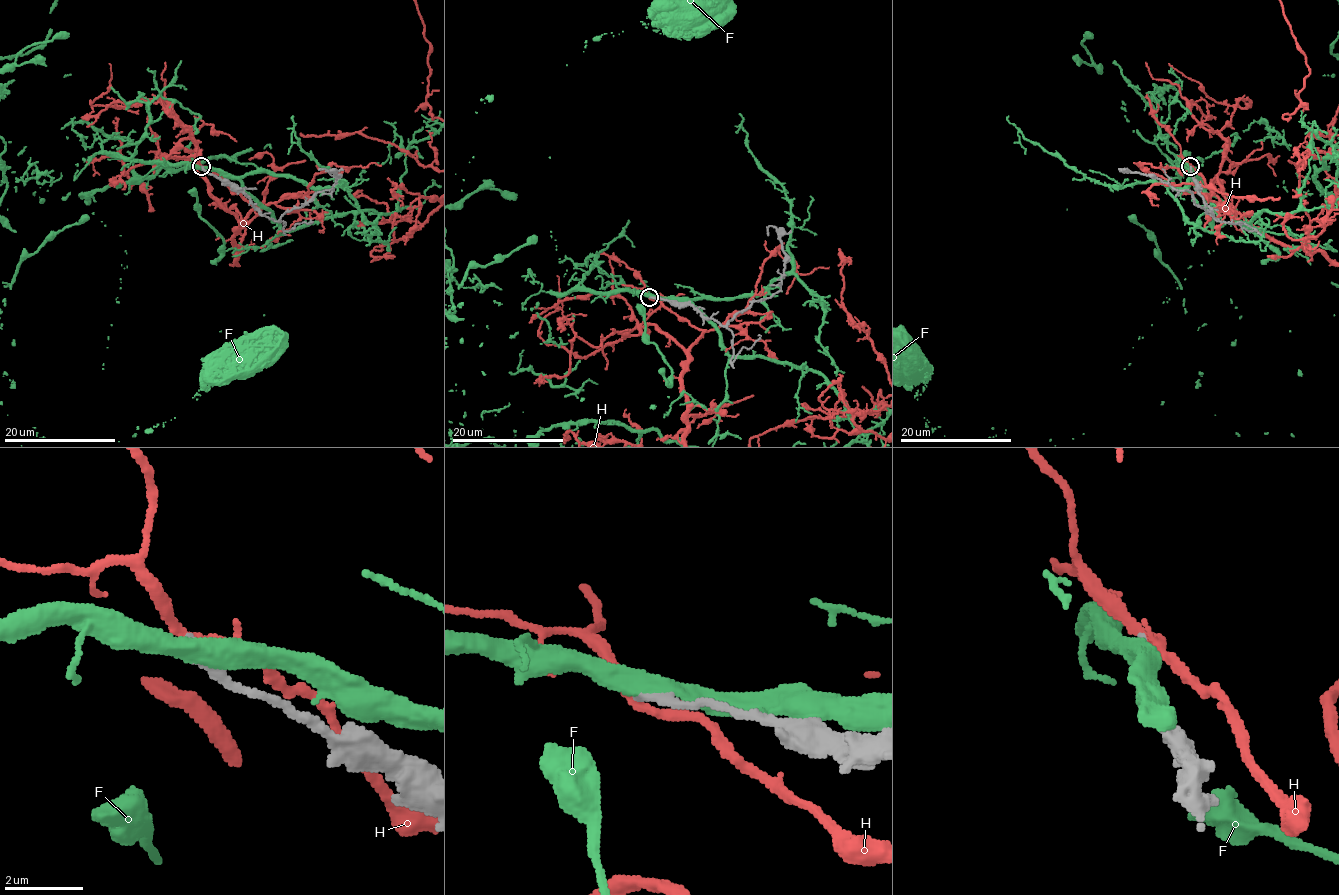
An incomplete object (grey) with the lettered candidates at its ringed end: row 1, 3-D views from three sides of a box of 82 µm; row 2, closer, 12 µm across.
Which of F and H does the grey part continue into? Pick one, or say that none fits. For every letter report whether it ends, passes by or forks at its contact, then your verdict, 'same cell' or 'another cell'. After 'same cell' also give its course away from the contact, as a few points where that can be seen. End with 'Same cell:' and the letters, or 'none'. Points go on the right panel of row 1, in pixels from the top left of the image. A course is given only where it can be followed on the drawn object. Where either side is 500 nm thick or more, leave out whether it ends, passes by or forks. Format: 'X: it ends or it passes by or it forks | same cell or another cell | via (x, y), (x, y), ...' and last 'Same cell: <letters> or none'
F: it passes by | another cell
H: it passes by | another cell
Same cell: none

